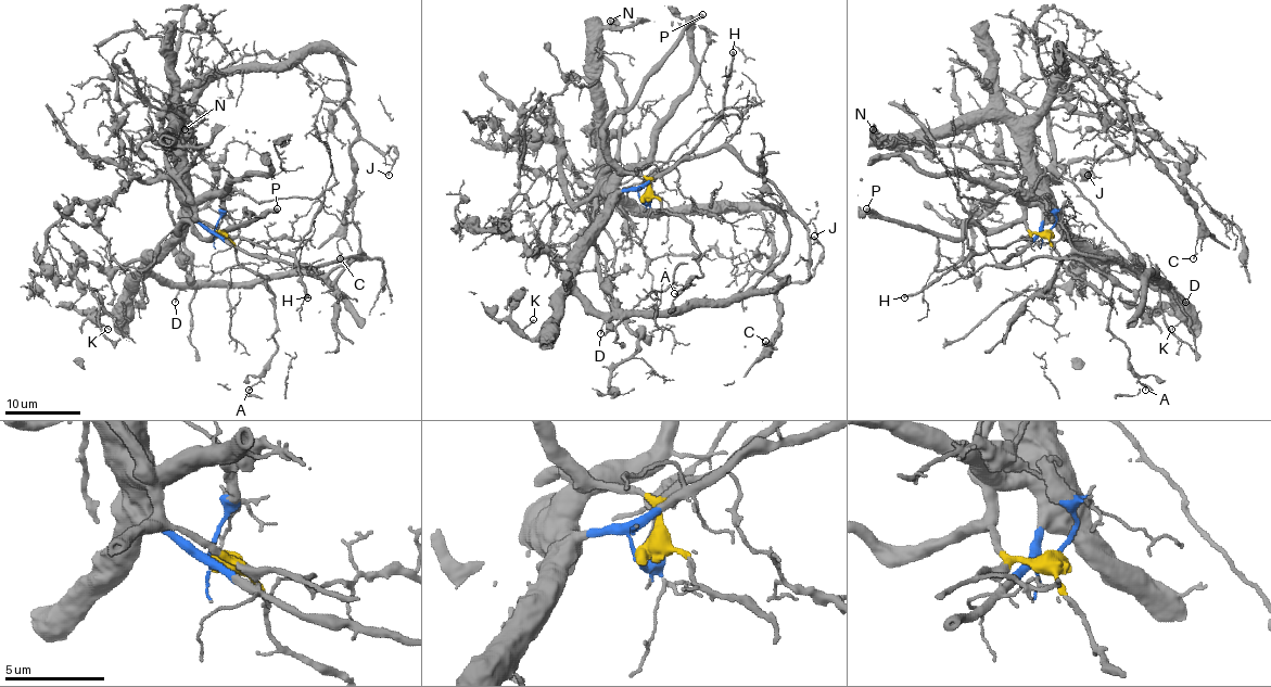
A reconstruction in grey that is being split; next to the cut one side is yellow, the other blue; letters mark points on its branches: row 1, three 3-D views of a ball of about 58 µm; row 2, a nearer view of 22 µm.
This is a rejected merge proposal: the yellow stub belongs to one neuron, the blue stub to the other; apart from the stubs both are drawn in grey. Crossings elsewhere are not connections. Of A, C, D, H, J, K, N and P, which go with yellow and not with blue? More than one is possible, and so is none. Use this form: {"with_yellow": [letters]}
{"with_yellow": ["A", "H", "P"]}

